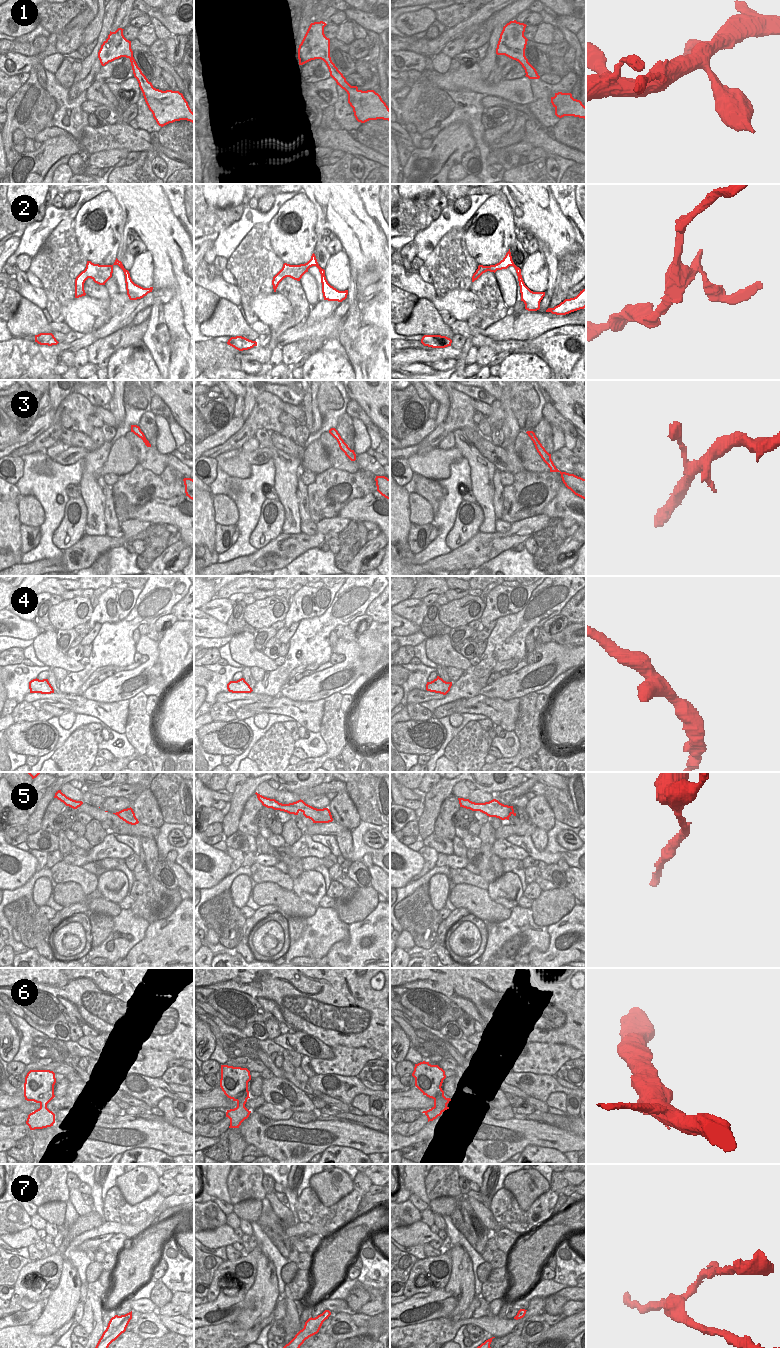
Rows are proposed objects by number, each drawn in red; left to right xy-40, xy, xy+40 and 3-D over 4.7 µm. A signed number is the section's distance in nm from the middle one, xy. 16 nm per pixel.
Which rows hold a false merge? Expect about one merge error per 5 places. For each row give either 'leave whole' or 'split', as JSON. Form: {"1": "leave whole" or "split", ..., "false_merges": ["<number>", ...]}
{"1": "leave whole", "2": "split", "3": "leave whole", "4": "leave whole", "5": "leave whole", "6": "leave whole", "7": "leave whole", "false_merges": ["2"]}

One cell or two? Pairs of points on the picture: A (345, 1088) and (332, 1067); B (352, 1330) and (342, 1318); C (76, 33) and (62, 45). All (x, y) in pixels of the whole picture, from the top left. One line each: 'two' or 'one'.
A: two
B: one
C: one

